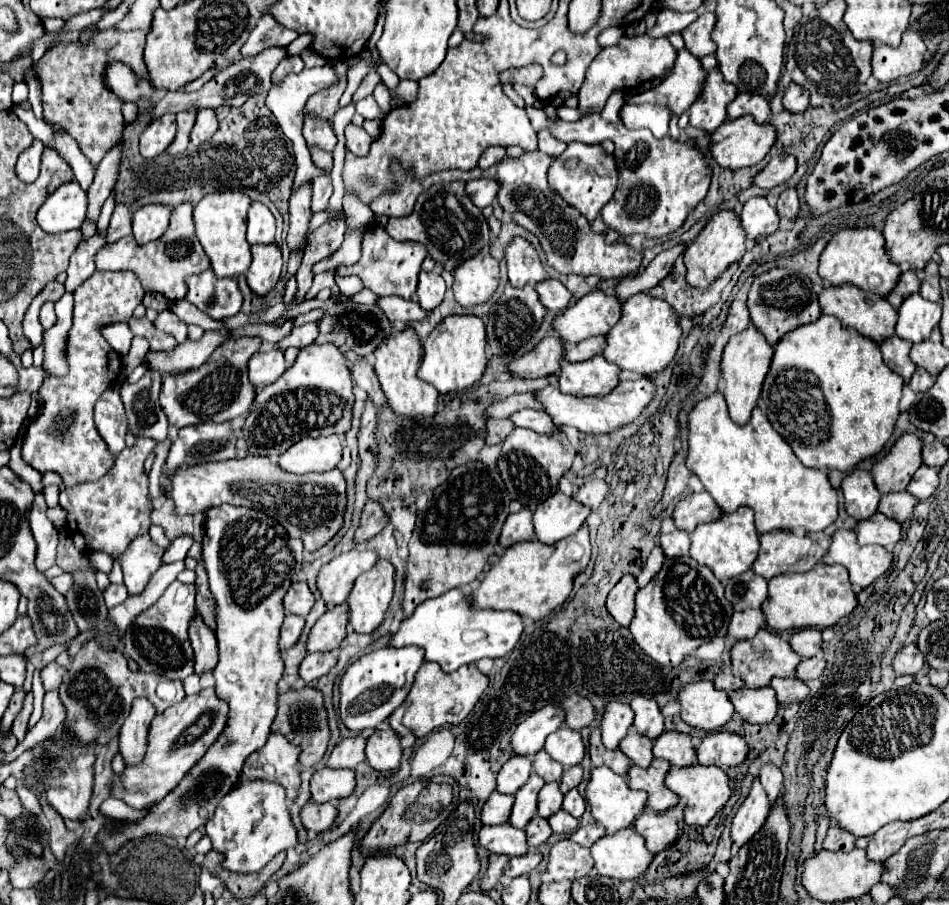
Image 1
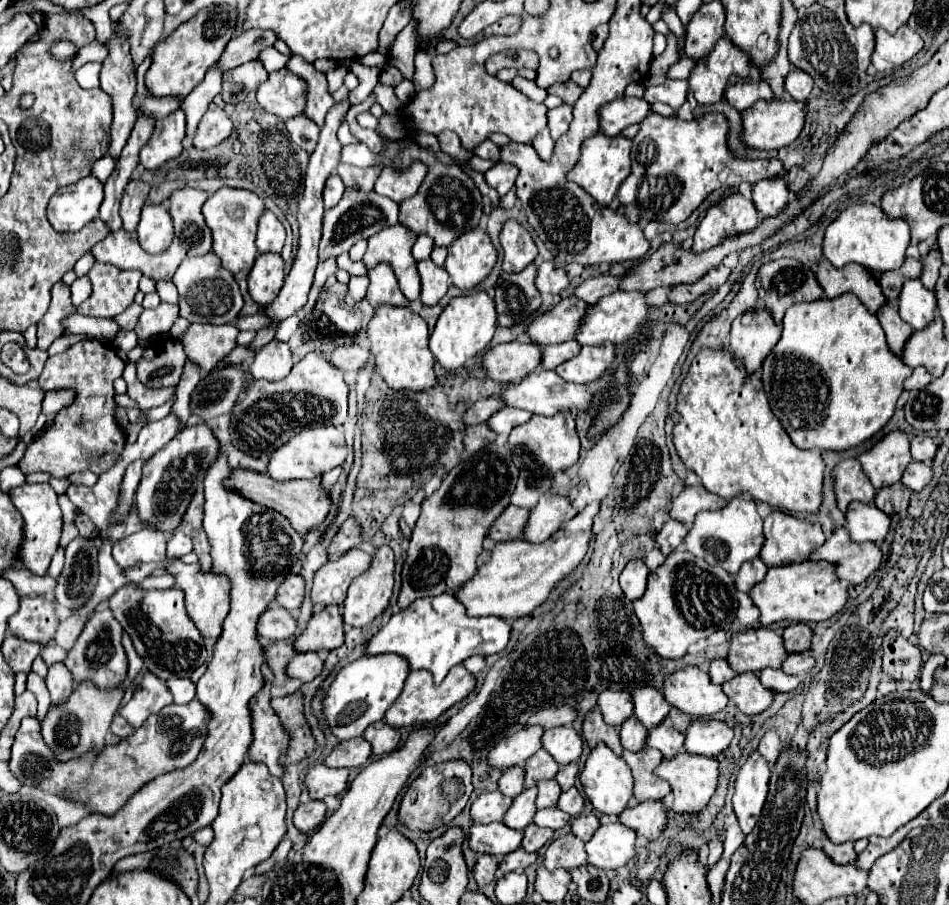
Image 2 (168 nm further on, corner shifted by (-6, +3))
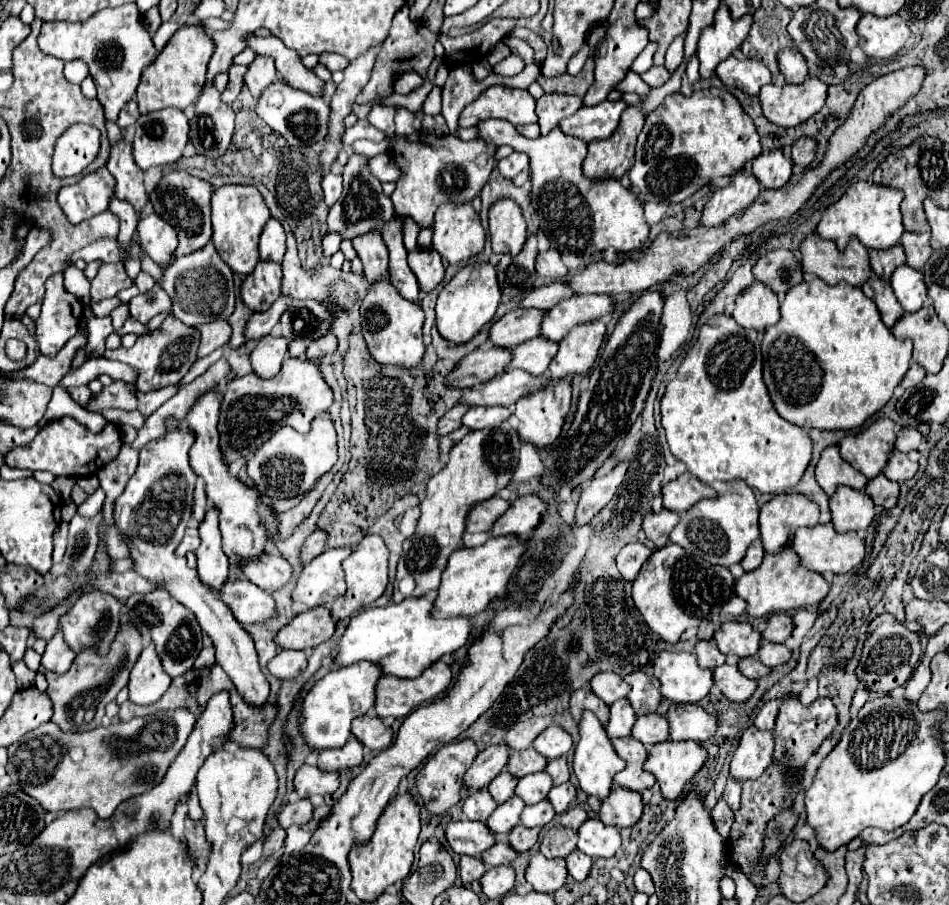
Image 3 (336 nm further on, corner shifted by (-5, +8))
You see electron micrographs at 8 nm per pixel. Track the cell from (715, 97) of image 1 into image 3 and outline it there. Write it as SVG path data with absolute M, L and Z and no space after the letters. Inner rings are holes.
M720 4L714 24L702 30L696 56L700 60L700 76L710 78L716 72L716 66L740 50L744 40L748 38L752 26L752 16L744 16L742 20L732 20L726 4Z

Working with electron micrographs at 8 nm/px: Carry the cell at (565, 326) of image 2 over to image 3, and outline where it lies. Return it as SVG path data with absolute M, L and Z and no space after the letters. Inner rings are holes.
M516 308L502 316L490 328L490 340L502 348L514 348L540 334L542 318L546 310L540 308Z

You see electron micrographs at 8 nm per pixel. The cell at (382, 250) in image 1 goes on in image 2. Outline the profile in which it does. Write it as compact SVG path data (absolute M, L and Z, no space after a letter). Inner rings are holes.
M397 223L393 227L375 233L375 237L369 239L369 247L363 257L367 269L383 261L389 263L399 279L399 287L403 295L409 301L415 301L421 295L421 277L417 273L417 263L411 255L411 247L415 239L417 235L411 229Z

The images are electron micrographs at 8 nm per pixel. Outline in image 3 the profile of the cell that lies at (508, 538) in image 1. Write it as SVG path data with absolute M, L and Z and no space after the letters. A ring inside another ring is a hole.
M494 498L494 500L486 500L482 504L478 504L478 508L474 508L474 512L470 512L468 520L466 520L466 528L468 532L490 532L492 526L496 524L496 520L510 508L508 500L502 498Z

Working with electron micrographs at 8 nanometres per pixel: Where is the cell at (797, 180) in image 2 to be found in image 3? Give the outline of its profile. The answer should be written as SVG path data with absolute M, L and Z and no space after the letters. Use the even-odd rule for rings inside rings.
M800 138L792 146L792 162L798 168L808 168L816 154L816 140L812 138Z

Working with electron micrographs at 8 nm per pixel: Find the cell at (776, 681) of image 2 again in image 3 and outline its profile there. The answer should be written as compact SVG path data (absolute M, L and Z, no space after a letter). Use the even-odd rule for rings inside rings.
M754 656L754 658L746 658L746 660L740 660L740 662L738 662L738 668L740 668L740 672L742 672L744 676L748 676L748 678L752 678L752 680L762 678L762 676L768 676L768 674L772 672L772 668L764 666L756 656Z

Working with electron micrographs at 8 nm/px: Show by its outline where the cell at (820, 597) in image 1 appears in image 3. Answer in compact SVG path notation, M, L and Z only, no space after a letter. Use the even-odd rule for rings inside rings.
M784 548L782 552L776 554L766 554L762 568L756 568L754 572L746 572L740 580L736 580L736 594L748 602L748 614L752 618L816 606L826 598L828 592L830 592L830 584L822 578L822 574L806 570L792 548Z

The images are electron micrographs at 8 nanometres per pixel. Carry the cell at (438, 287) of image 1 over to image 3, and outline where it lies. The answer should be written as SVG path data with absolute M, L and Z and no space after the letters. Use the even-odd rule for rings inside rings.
M418 246L416 250L412 250L408 254L408 264L410 264L412 272L416 274L420 290L424 294L432 292L444 280L444 264L442 264L442 258L438 256L438 252L434 252L434 250Z

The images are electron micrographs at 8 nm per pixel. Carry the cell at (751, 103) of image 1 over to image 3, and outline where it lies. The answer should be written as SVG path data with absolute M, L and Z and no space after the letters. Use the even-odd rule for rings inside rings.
M730 56L716 68L718 78L726 88L740 88L742 92L756 96L762 86L772 84L770 70L760 60L740 60Z

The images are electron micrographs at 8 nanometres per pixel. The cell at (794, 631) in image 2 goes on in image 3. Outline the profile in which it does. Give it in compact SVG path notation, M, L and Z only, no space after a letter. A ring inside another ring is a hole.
M774 614L768 620L768 628L764 630L762 638L768 642L776 642L776 644L784 644L786 638L792 636L794 624L792 624L792 616L790 614Z

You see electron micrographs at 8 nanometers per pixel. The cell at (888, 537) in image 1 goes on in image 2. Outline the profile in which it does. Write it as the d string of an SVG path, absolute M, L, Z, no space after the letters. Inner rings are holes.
M855 501L845 511L845 527L851 535L851 541L873 541L881 545L885 535L889 533L891 519L875 503Z

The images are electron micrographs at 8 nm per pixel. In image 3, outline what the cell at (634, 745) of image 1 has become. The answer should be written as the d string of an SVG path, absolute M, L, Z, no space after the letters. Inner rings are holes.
M618 700L618 704L610 706L610 724L606 726L606 732L610 738L622 738L632 736L632 726L636 722L636 714L628 700Z

